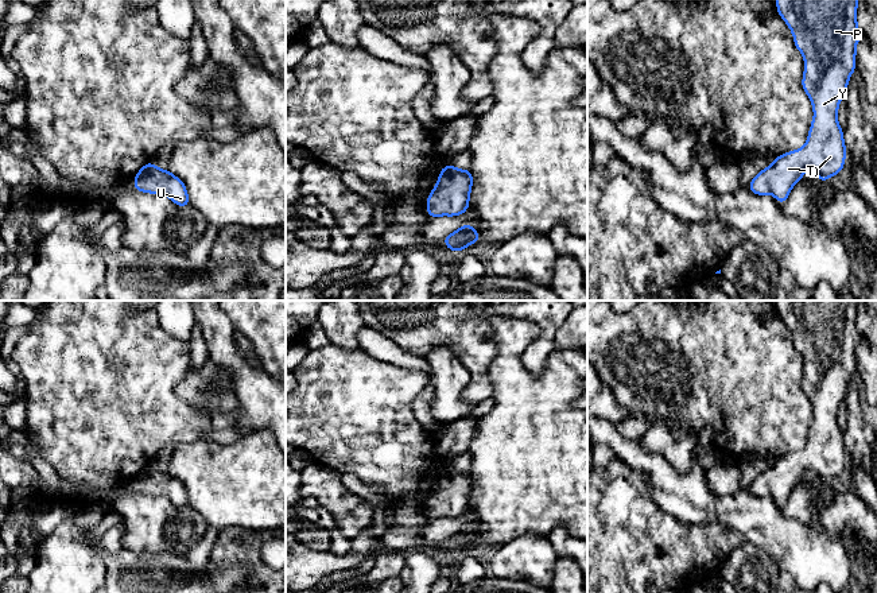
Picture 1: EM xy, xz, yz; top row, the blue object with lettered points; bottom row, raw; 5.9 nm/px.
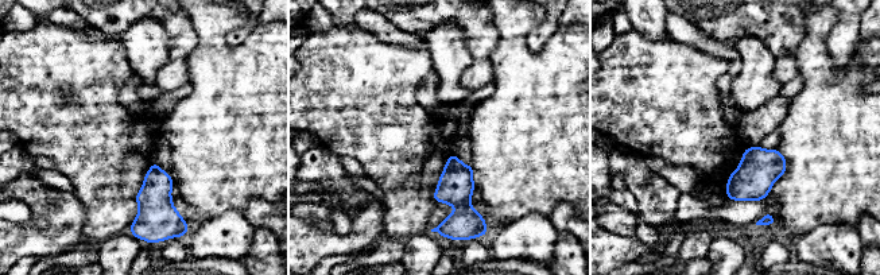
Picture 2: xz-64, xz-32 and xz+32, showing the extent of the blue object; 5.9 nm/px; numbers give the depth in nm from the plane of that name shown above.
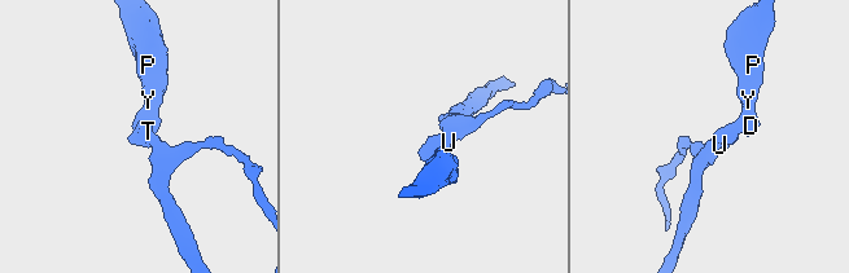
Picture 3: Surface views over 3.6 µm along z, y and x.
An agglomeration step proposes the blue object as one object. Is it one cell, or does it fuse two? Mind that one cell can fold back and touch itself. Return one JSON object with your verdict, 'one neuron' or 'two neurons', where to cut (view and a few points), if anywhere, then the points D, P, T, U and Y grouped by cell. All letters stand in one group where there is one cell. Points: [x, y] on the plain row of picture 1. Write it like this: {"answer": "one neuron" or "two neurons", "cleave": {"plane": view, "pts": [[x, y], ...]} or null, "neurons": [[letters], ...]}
{"answer": "one neuron", "cleave": null, "neurons": [["D", "P", "T", "U", "Y"]]}

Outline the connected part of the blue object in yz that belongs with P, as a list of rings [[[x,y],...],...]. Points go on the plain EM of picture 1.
[[[776,301],[776,307],[777,315],[792,333],[796,350],[804,358],[802,388],[812,404],[814,422],[806,446],[779,457],[752,481],[748,492],[757,497],[772,496],[783,507],[793,487],[802,484],[806,472],[814,472],[819,482],[826,484],[845,468],[846,447],[837,416],[849,380],[857,372],[855,346],[861,334],[857,326],[858,301]]]

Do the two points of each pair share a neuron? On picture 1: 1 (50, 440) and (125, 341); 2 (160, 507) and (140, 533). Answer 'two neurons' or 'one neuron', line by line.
1: one neuron
2: one neuron

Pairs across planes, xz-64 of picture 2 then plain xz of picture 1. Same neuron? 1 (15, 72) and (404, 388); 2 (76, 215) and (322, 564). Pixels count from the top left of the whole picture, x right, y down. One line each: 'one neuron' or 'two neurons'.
1: one neuron
2: one neuron

